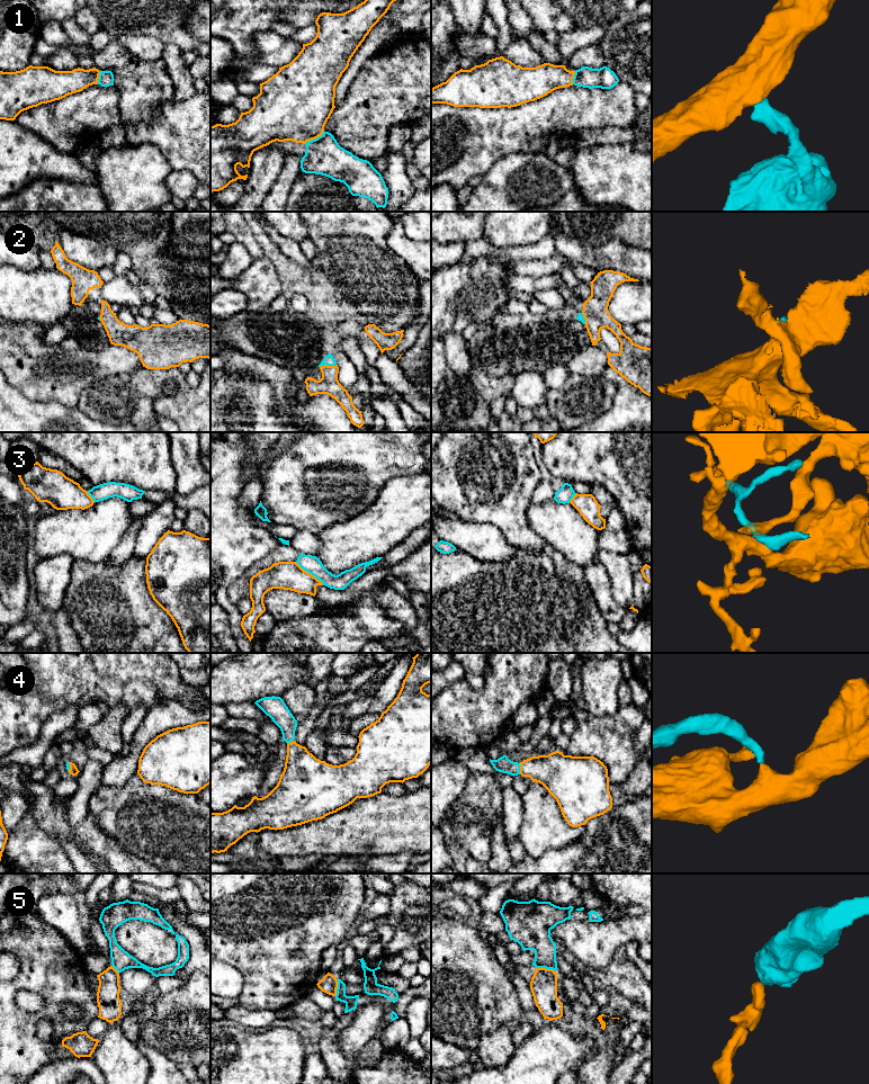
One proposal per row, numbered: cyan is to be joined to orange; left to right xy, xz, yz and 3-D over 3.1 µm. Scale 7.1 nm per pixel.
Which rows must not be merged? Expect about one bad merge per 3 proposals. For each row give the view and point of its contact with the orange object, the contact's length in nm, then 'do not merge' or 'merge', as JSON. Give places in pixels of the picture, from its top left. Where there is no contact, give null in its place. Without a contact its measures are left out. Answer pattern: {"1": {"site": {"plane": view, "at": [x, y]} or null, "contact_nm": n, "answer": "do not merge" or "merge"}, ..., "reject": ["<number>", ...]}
{"1": {"site": {"plane": "xz", "at": [314, 139]}, "contact_nm": 170, "answer": "merge"}, "2": {"site": {"plane": "xz", "at": [327, 365]}, "contact_nm": 130, "answer": "merge"}, "3": {"site": {"plane": "xz", "at": [308, 573]}, "contact_nm": 260, "answer": "merge"}, "4": {"site": {"plane": "yz", "at": [520, 769]}, "contact_nm": 80, "answer": "merge"}, "5": {"site": {"plane": "yz", "at": [545, 968]}, "contact_nm": 150, "answer": "do not merge"}, "reject": ["5"]}

